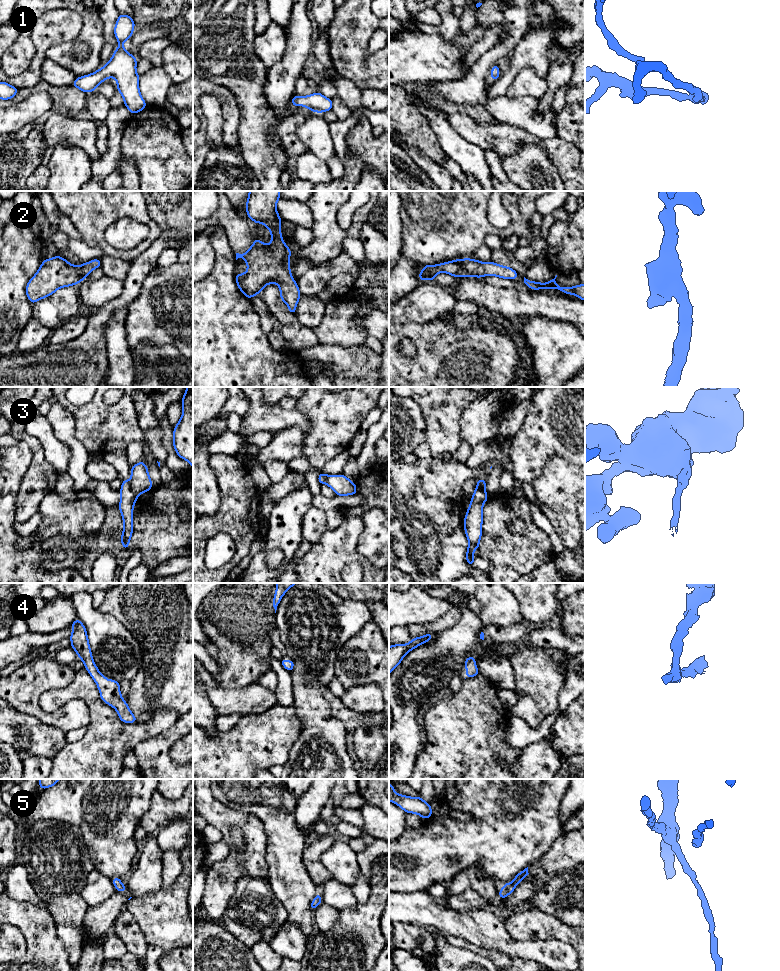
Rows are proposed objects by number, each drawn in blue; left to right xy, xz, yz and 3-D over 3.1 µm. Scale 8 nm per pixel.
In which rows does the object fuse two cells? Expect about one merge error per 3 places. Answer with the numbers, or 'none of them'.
3

